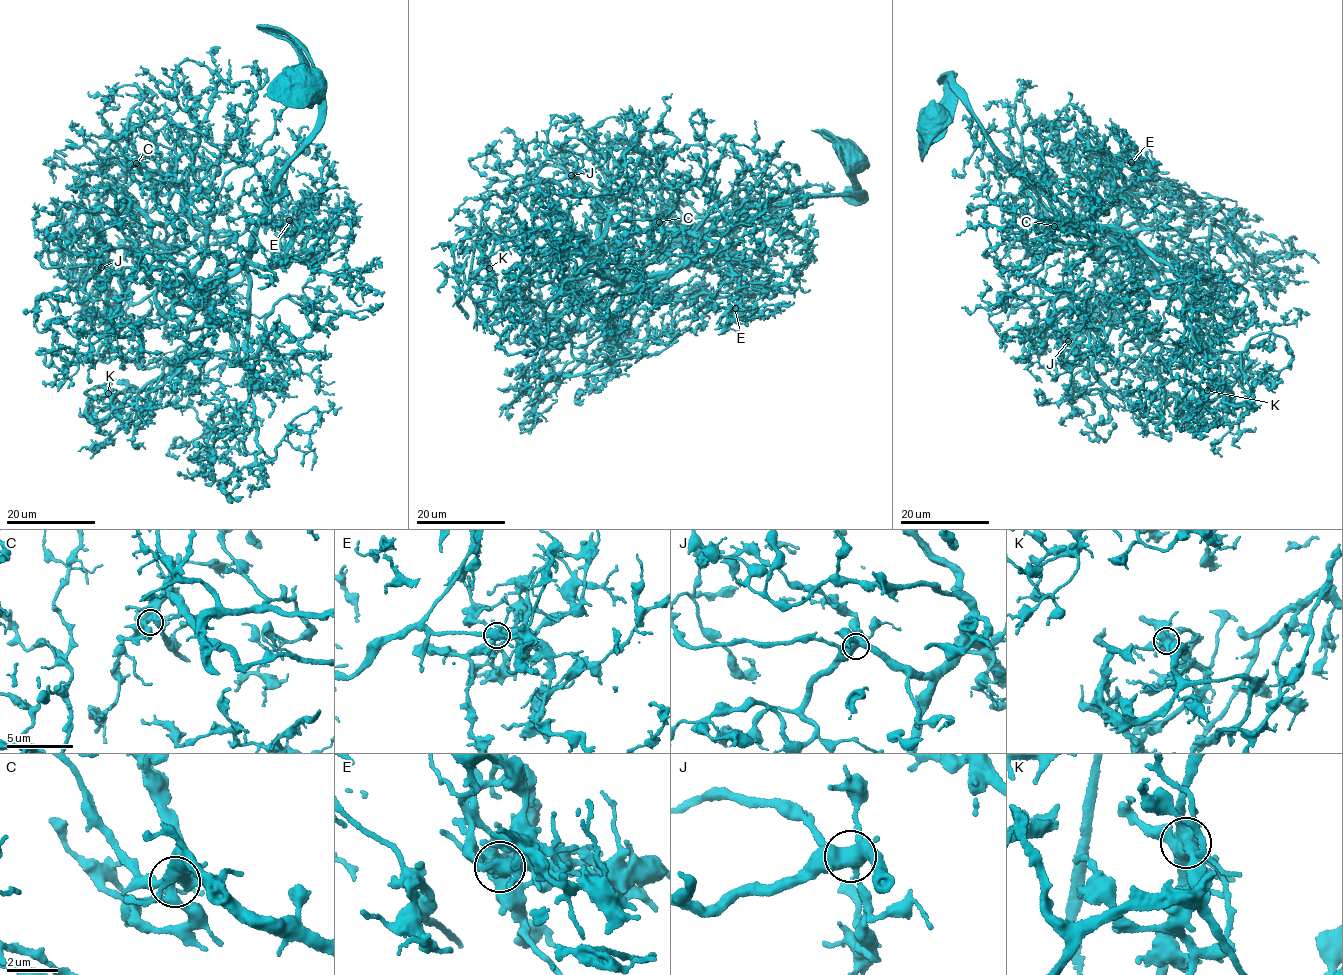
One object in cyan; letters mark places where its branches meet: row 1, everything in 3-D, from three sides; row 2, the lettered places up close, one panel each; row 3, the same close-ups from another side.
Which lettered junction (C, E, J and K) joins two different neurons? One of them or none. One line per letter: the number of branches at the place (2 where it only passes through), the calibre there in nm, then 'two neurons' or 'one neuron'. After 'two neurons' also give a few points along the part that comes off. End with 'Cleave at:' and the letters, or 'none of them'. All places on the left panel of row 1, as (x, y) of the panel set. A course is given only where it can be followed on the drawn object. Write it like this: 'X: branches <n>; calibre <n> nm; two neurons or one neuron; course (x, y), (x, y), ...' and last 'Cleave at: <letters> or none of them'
C: branches 5; calibre 400 nm; one neuron
E: branches 6; calibre 460 nm; one neuron
J: branches 5; calibre 500 nm; one neuron
K: branches 5; calibre 650 nm; two neurons; course (108, 393), (98, 386), (83, 393), (98, 403)
Cleave at: K

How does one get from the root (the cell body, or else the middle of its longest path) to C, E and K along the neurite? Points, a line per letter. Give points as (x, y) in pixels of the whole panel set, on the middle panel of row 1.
C: (852, 150), (857, 192), (795, 200), (708, 238), (680, 265), (623, 280), (688, 237), (667, 211), (659, 222)
E: (852, 150), (857, 192), (761, 213), (665, 271), (618, 272), (638, 294), (710, 292), (714, 307), (735, 309)
K: (852, 150), (857, 192), (723, 229), (640, 290), (535, 281), (507, 300), (489, 268)

